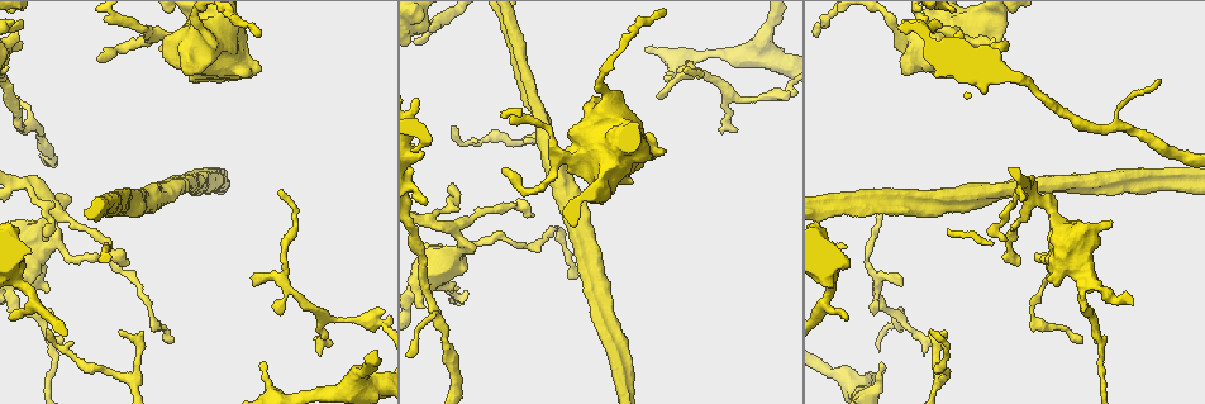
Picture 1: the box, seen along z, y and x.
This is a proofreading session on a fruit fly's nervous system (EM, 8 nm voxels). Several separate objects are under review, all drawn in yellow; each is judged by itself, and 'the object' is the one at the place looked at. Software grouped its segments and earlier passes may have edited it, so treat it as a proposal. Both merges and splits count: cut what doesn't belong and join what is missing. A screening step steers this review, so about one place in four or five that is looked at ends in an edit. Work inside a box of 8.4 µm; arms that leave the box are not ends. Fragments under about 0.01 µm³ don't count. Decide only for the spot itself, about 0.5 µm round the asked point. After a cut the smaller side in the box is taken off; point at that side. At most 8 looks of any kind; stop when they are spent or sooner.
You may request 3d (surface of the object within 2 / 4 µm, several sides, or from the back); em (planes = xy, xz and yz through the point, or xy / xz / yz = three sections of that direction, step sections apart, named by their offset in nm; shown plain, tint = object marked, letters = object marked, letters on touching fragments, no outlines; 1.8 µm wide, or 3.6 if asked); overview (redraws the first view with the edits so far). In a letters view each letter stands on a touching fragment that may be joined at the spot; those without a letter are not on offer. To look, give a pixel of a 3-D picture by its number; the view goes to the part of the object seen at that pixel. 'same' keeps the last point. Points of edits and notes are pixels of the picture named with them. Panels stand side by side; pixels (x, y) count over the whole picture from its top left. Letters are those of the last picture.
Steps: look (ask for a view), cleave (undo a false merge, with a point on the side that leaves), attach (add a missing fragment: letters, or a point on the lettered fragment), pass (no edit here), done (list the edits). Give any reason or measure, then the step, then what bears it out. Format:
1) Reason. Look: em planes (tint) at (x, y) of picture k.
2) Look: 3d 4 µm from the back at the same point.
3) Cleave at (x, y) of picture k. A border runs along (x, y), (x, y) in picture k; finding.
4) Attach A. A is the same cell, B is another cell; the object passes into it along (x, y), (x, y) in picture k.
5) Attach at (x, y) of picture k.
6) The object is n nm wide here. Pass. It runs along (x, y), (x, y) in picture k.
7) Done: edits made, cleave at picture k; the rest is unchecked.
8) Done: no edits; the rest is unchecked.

Sharp bend. Look: em xz step 16 (letters) at (134, 378) of picture 1.

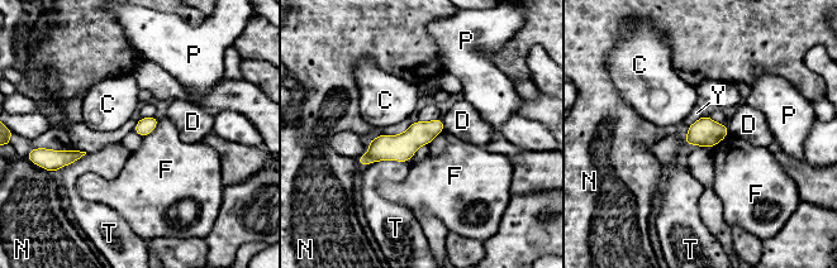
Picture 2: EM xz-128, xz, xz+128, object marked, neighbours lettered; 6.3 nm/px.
Cut it another way. Look: em planes (letters) at the same point.

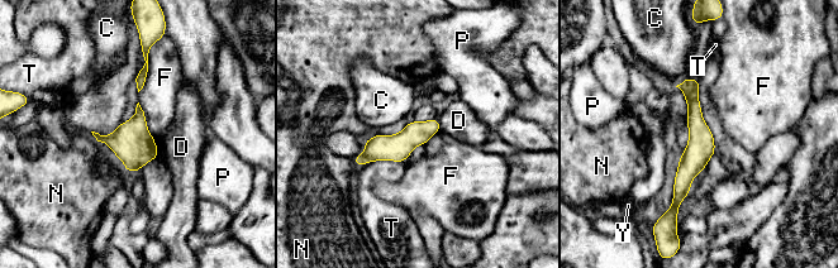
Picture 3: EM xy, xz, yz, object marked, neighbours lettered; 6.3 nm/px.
The object is 170 nm wide here; the longest contact is with F, 320 nm. Pass. C, D, F, N, P, T and Y are other cells; continuous, no second neuron.

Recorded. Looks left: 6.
Free end. Look: 3d 4 µm at (689, 70) of picture 1.

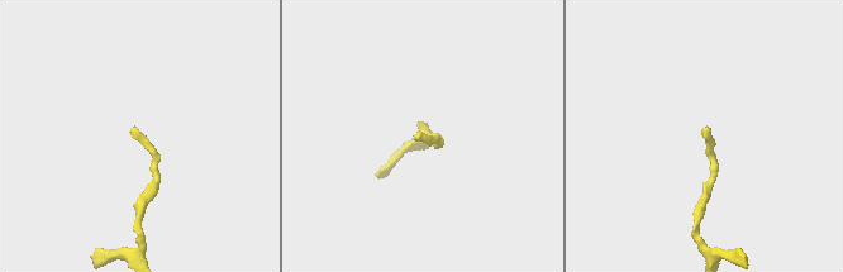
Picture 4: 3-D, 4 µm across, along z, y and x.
Look: em planes (letters) at (705, 129) of picture 4.

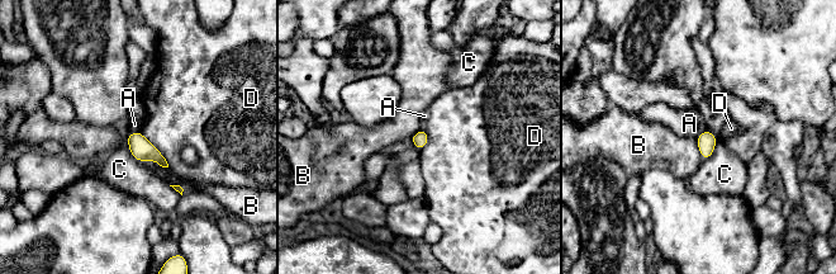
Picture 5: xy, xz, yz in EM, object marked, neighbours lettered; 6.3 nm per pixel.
The longest contact is with D, 300 nm. Pass. A, B, C and D are other cells; a border runs along (707, 130), (694, 137) in picture 5; no lettered fragment goes on from it.

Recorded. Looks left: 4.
Sharp bend. Look: em 3.6 µm planes (tint) at (534, 96) of picture 1.

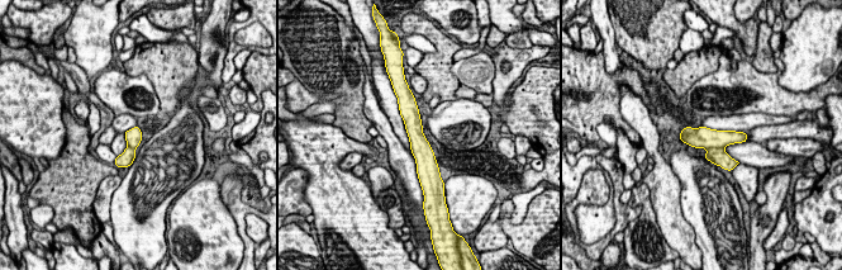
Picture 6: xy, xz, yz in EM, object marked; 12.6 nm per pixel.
Look: em 3.6 µm planes (letters) at the same point.

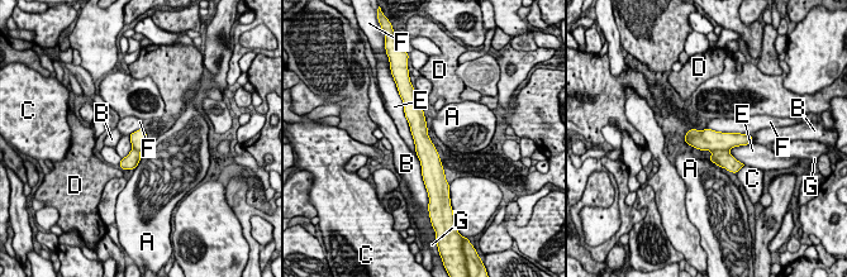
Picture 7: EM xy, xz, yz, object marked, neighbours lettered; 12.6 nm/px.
The longest contact is with E, 700 nm. Cleave at (707, 139) of picture 7. A, B, C, D, E, F and G are other cells; two neurons meet here.

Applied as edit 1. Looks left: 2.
Done: edits made, cleave at picture 7; the rest is unchecked.

